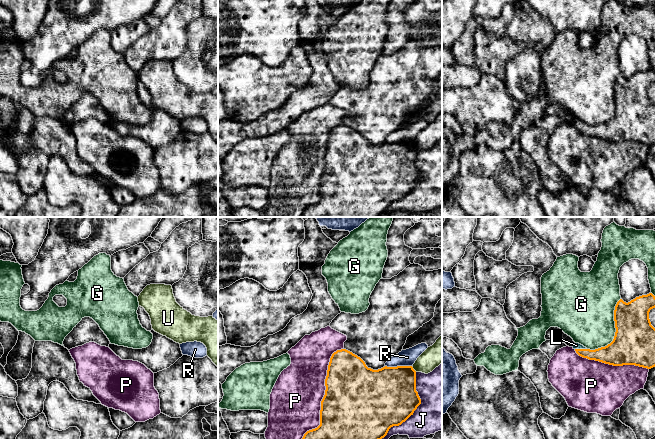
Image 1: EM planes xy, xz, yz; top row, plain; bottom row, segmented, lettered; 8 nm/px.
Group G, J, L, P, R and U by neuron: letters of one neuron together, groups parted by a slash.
G / J / L / P / R / U

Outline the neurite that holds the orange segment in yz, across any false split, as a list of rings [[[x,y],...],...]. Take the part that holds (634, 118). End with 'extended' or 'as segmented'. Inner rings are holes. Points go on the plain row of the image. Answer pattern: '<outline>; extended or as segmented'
[[[652,69],[628,79],[620,75],[614,86],[616,108],[613,117],[595,126],[579,119],[572,123],[579,132],[589,136],[613,142],[635,141],[651,145],[655,143],[655,104],[649,95],[653,84],[655,72]]]; extended

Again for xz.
[[[341,125],[330,134],[325,155],[325,171],[321,177],[320,201],[307,207],[301,217],[379,217],[389,205],[405,198],[421,180],[416,167],[416,147],[412,142],[368,144],[365,138],[352,128]]]; as segmented

